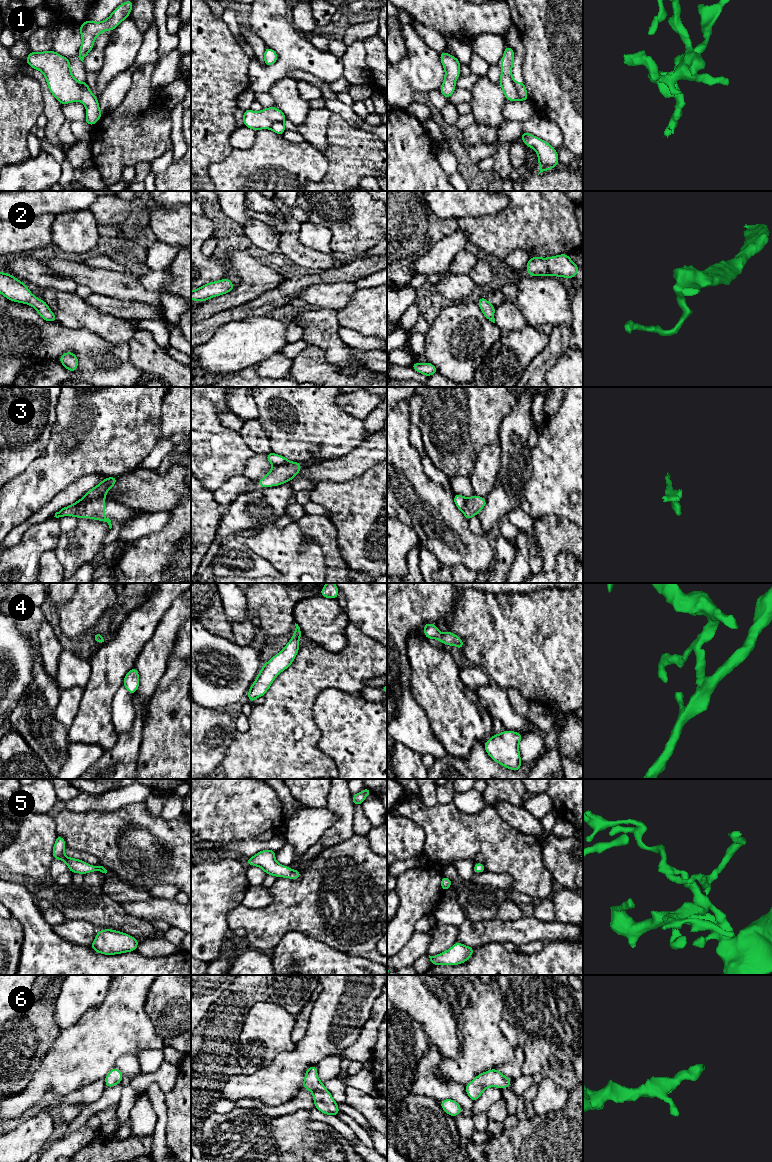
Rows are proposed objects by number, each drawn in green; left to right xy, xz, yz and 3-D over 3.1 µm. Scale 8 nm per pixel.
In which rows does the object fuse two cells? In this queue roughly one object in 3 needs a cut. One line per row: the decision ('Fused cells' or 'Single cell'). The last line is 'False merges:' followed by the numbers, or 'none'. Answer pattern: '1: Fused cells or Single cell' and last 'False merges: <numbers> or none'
1: Fused cells
2: Single cell
3: Fused cells
4: Single cell
5: Single cell
6: Single cell
False merges: 1, 3

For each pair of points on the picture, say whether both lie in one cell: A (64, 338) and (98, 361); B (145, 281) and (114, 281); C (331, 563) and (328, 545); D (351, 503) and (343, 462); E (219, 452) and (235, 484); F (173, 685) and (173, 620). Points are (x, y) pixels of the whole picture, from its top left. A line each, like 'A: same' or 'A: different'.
A: same
B: different
C: same
D: different
E: different
F: different

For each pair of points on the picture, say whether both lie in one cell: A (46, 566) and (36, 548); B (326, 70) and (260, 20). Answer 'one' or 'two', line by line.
A: two
B: one

